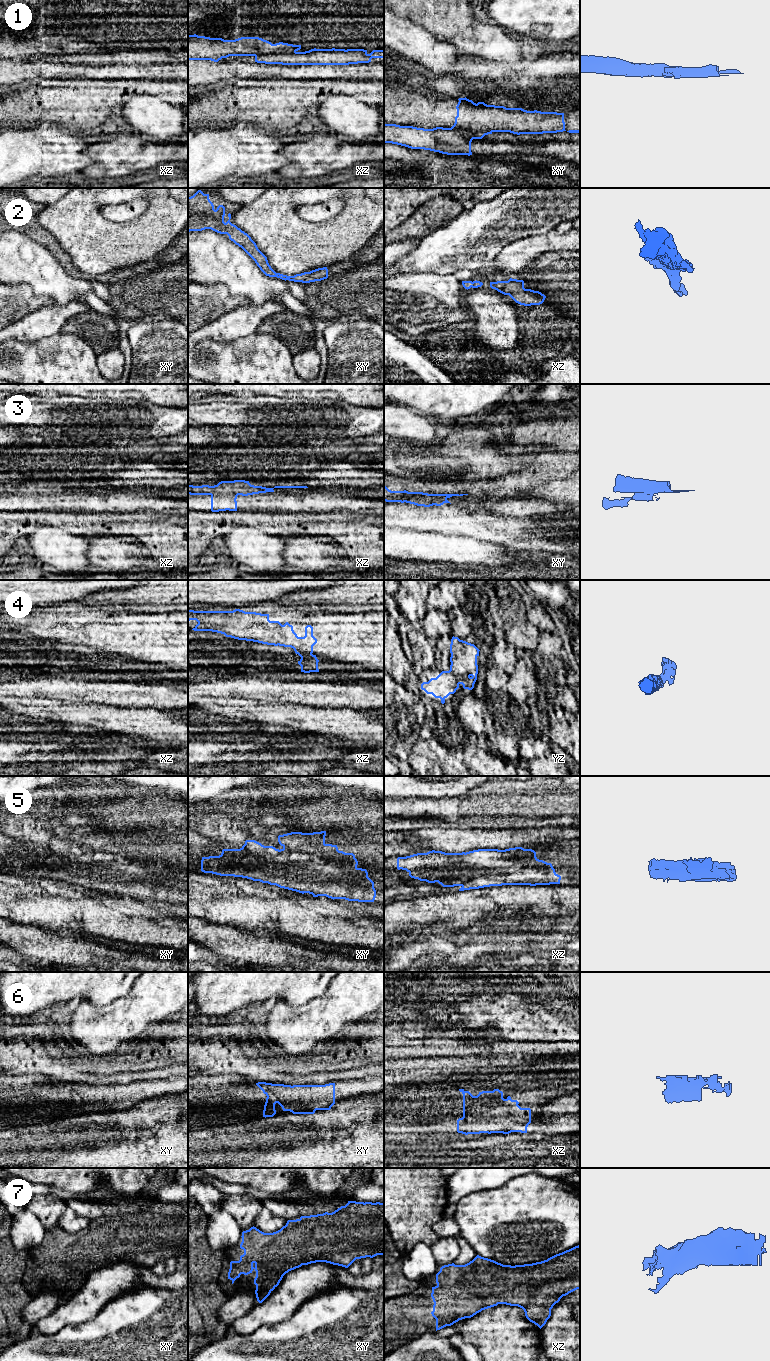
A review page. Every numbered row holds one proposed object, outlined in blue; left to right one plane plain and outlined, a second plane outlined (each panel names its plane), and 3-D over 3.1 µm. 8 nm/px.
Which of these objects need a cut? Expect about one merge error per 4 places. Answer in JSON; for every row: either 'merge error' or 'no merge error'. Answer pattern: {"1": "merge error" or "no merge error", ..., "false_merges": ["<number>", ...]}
{"1": "merge error", "2": "no merge error", "3": "merge error", "4": "merge error", "5": "no merge error", "6": "no merge error", "7": "no merge error", "false_merges": ["1", "3", "4"]}

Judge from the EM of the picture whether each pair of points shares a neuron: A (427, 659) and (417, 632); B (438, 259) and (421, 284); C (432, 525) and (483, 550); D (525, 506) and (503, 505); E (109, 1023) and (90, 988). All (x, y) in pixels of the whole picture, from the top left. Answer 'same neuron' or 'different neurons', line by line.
A: same neuron
B: different neurons
C: different neurons
D: same neuron
E: different neurons

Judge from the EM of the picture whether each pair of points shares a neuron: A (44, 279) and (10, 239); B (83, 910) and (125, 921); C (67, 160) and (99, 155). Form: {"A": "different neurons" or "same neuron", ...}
{"A": "same neuron", "B": "same neuron", "C": "different neurons"}

